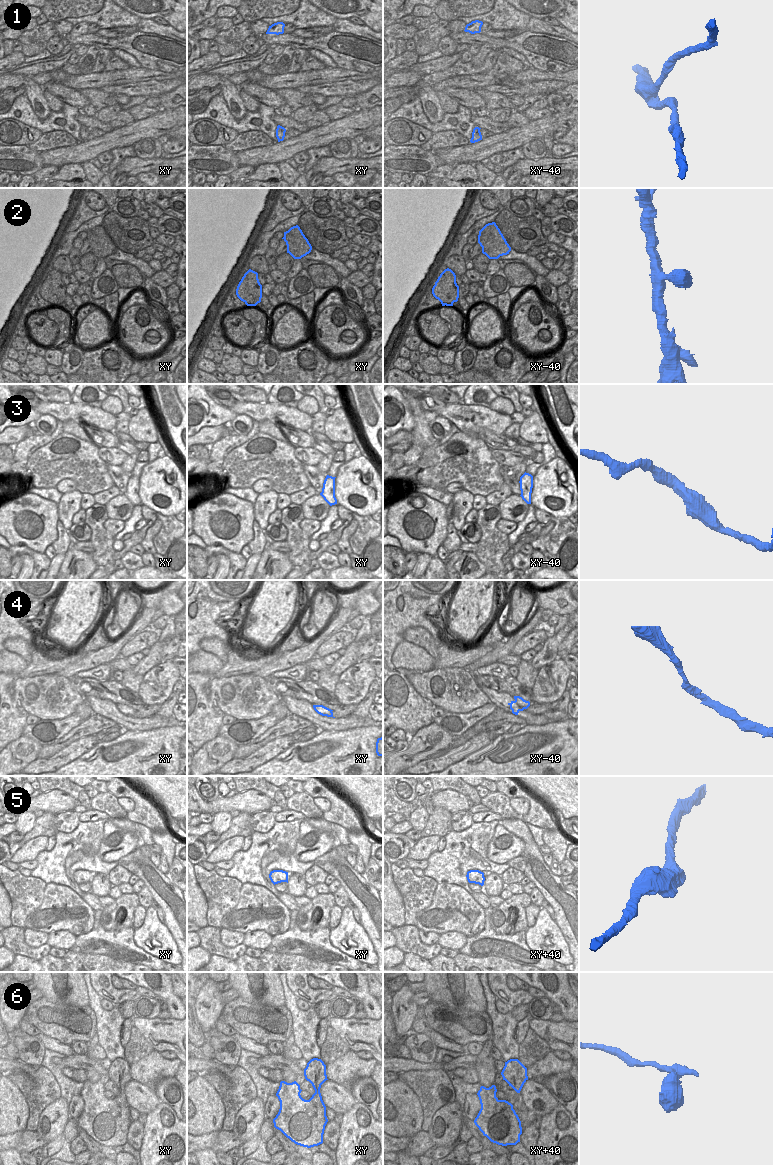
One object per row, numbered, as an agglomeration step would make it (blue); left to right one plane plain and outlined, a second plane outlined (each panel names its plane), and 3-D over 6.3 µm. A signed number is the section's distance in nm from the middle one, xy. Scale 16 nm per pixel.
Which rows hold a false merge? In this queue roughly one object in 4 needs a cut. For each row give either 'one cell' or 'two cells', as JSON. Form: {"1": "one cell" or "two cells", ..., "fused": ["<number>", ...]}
{"1": "one cell", "2": "one cell", "3": "one cell", "4": "one cell", "5": "one cell", "6": "one cell", "fused": []}

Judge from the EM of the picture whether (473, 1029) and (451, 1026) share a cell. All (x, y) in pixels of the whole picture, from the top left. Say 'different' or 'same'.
same

